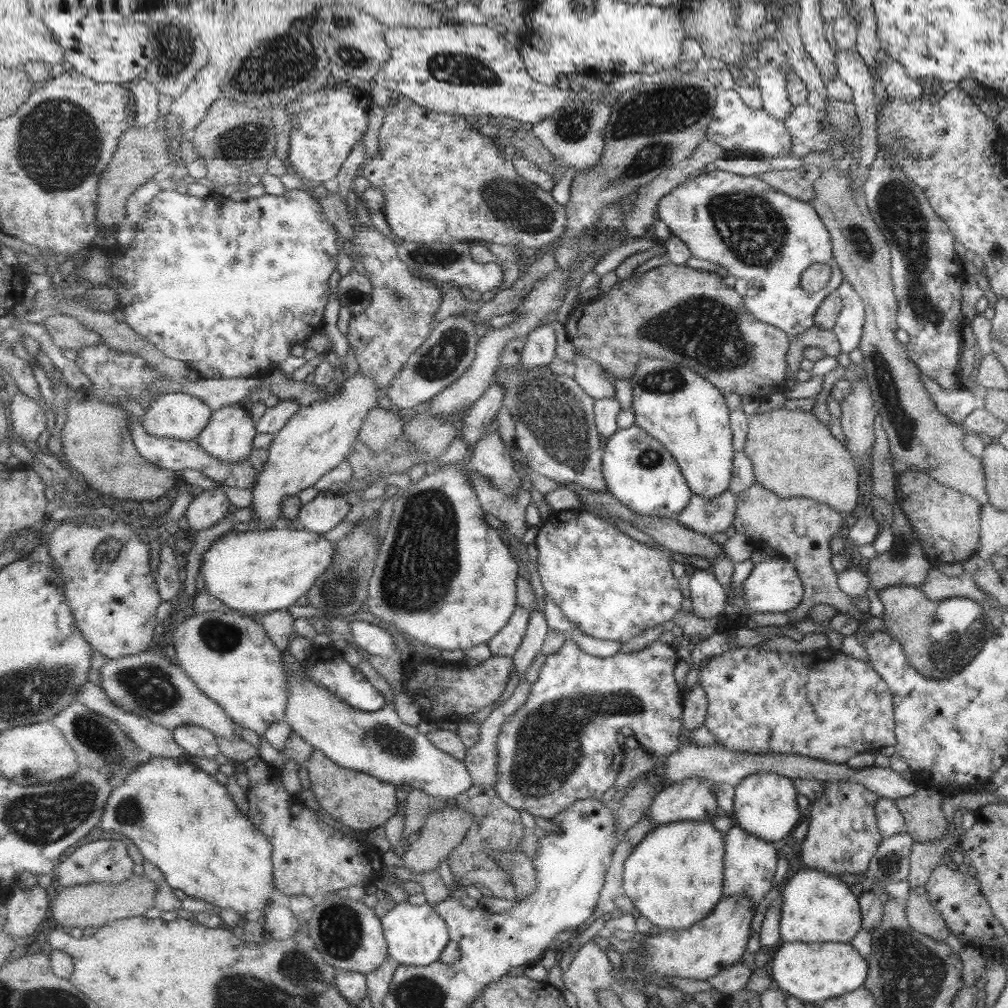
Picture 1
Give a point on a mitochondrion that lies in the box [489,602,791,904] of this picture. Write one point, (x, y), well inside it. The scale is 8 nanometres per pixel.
(547, 751)

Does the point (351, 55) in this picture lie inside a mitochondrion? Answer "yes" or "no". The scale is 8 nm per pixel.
yes

